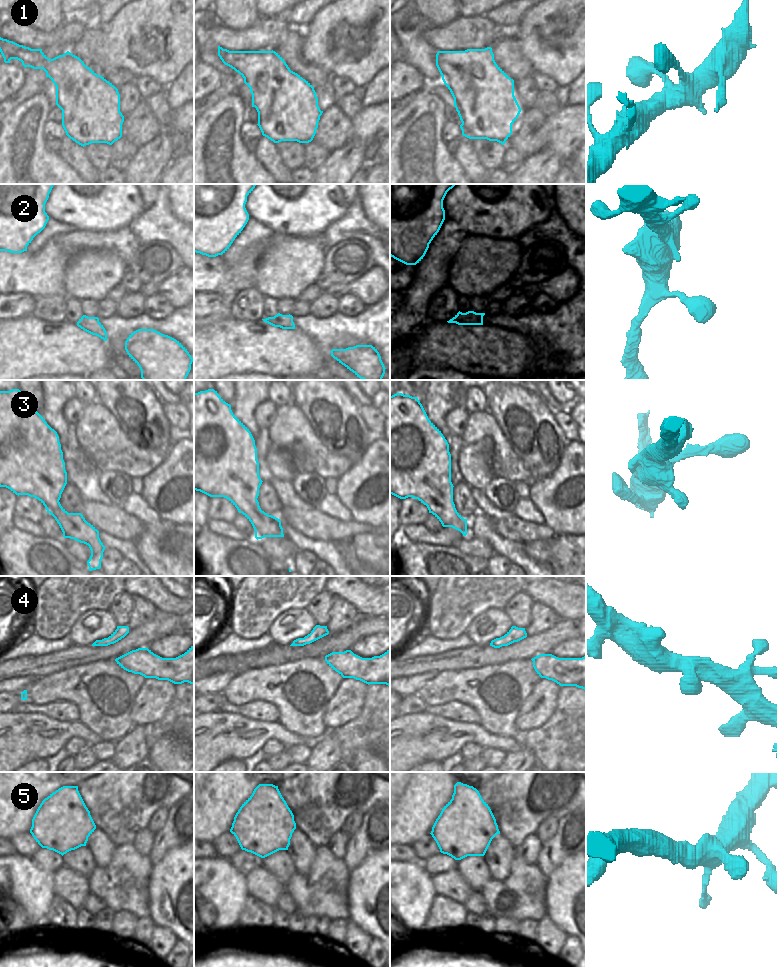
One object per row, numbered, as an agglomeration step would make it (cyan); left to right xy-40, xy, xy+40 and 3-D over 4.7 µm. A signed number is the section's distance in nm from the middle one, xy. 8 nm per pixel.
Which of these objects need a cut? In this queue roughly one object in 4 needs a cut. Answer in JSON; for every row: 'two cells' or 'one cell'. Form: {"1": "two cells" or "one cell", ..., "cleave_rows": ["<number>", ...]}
{"1": "one cell", "2": "one cell", "3": "one cell", "4": "one cell", "5": "one cell", "cleave_rows": []}

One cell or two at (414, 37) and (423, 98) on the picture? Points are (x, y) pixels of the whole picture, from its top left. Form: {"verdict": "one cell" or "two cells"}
{"verdict": "two cells"}

